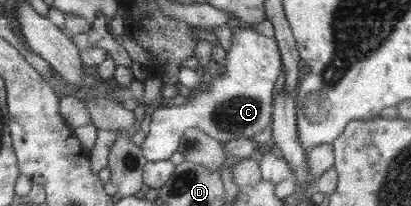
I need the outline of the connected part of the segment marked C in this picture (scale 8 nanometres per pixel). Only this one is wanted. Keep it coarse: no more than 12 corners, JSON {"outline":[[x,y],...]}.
{"outline":[[252,26],[232,30],[225,70],[184,105],[158,106],[140,146],[178,151],[189,128],[222,142],[271,126],[282,57]]}

